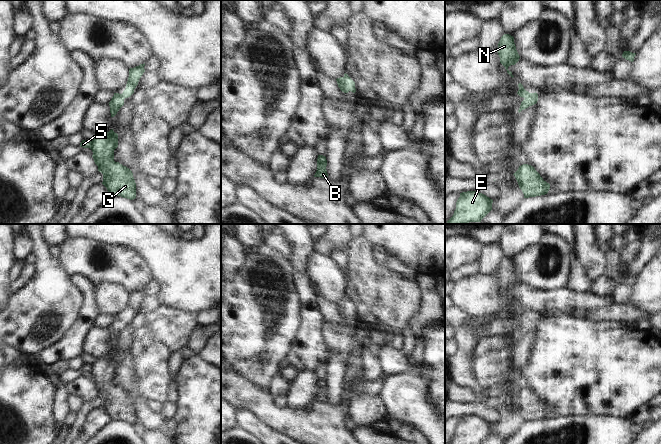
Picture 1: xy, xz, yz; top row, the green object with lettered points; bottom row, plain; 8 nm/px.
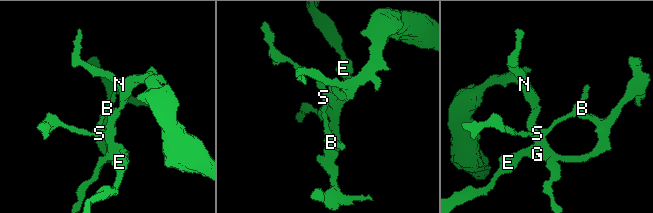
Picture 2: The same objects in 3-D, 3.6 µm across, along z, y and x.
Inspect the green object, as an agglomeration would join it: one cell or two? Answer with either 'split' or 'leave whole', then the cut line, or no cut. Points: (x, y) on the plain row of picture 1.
leave whole | no cut

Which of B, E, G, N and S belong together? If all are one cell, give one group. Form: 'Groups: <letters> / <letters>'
Groups: B E G N S.

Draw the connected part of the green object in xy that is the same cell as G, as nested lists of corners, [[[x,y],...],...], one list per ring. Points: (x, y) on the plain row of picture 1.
[[[111,353],[98,358],[93,364],[82,364],[80,370],[90,372],[98,395],[103,398],[102,408],[111,420],[121,420],[133,424],[136,422],[136,407],[132,395],[114,385],[114,374],[118,371],[118,358]]]

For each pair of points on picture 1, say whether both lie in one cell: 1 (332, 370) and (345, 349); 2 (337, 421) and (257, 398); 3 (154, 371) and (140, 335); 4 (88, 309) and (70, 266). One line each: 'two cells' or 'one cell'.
1: two cells
2: one cell
3: one cell
4: two cells

